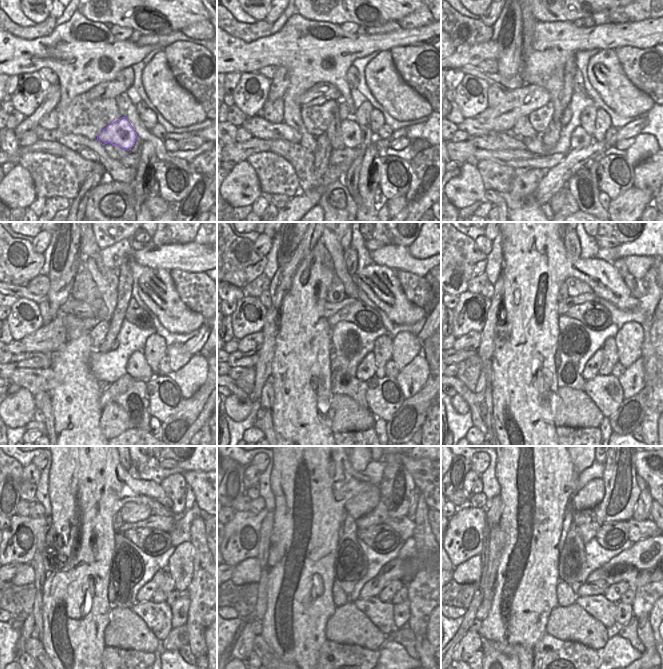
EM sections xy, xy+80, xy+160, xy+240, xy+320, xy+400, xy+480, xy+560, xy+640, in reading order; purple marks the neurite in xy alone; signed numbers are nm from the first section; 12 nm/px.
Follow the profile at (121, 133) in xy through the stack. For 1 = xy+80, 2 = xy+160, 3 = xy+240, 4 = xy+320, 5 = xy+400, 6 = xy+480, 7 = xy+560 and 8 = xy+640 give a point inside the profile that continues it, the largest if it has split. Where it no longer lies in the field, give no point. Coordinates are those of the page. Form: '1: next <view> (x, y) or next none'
1: next xy+80 (352, 137)
2: next xy+160 (579, 139)
3: next xy+240 (137, 367)
4: next xy+320 (366, 370)
5: next xy+400 (591, 370)
6: next xy+480 (145, 593)
7: next xy+560 (404, 570)
8: next xy+640 (644, 561)

